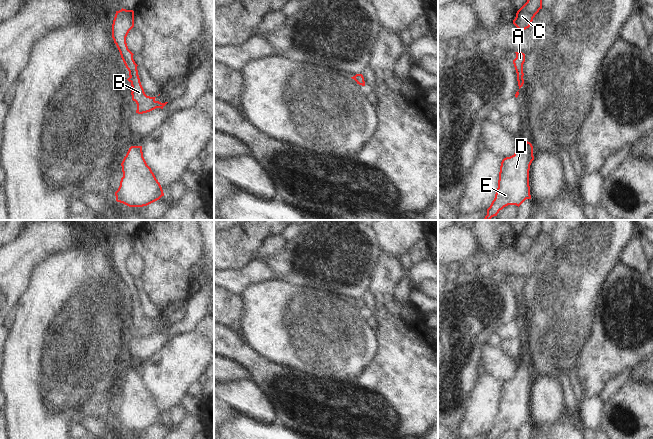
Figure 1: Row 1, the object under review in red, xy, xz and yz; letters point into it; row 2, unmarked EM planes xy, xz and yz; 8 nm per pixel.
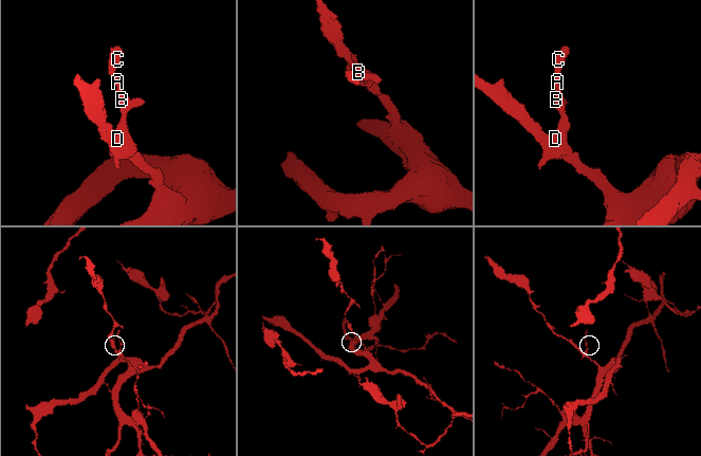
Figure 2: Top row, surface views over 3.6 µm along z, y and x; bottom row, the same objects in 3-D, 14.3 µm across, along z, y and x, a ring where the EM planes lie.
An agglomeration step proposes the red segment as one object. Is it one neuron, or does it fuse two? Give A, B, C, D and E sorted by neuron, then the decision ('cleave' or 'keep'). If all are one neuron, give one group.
A B C D E | keep

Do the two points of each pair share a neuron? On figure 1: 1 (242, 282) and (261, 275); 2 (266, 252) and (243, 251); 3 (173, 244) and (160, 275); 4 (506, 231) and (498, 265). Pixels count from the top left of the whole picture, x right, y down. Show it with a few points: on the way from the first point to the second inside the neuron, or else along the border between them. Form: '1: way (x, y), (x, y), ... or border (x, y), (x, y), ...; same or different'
1: way (247, 277), (249, 275), (256, 275); same
2: border (269, 238), (257, 258); different
3: way (166, 252), (160, 258), (160, 267); same
4: border (512, 246), (502, 248); different

